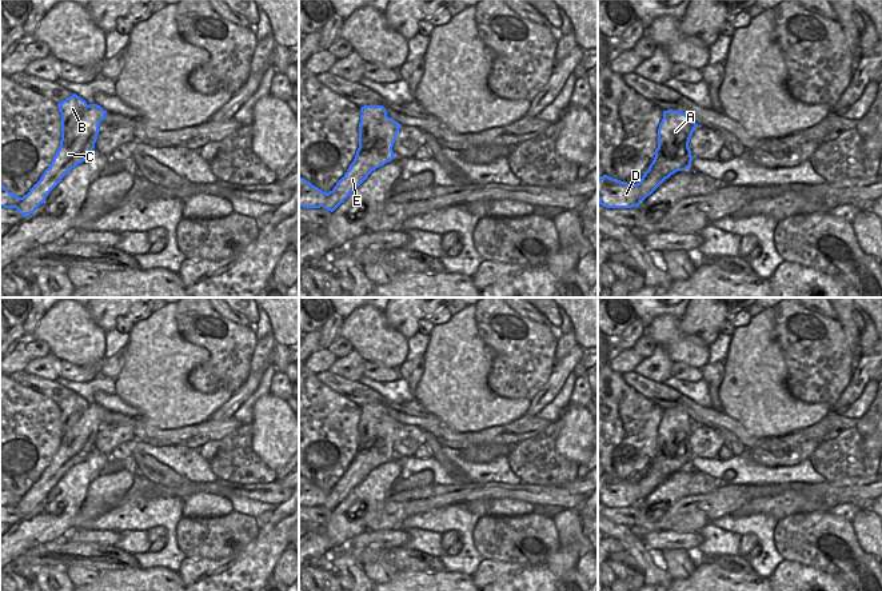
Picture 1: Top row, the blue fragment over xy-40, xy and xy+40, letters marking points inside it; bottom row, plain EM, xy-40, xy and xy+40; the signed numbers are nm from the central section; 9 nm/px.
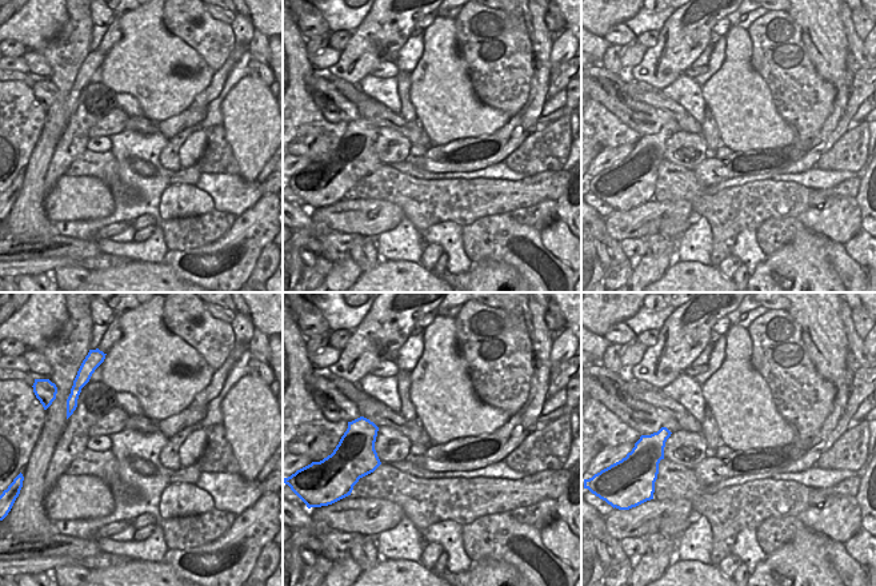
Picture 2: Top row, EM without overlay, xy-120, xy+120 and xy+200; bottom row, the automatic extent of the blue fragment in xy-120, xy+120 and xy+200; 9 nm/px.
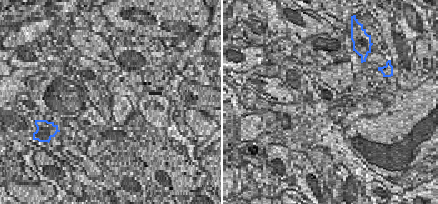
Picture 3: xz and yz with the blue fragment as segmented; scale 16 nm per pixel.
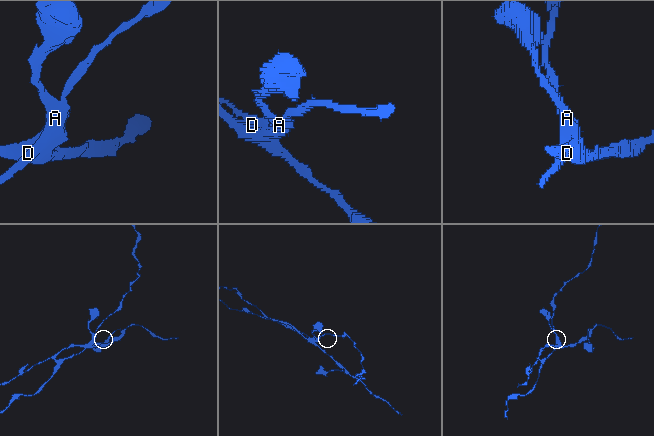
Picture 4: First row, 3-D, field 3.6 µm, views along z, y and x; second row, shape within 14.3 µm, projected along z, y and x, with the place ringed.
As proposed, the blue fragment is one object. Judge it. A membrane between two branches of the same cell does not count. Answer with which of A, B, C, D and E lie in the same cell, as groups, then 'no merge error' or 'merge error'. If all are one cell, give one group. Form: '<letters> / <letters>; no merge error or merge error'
A B D / C E; merge error

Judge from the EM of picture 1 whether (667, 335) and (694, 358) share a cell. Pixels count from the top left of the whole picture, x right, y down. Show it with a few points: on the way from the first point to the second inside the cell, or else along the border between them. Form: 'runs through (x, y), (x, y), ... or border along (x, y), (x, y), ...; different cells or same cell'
runs through (674, 340), (687, 351); same cell

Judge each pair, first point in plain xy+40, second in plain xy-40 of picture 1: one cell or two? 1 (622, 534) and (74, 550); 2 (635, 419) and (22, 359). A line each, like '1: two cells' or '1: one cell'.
1: two cells
2: two cells

